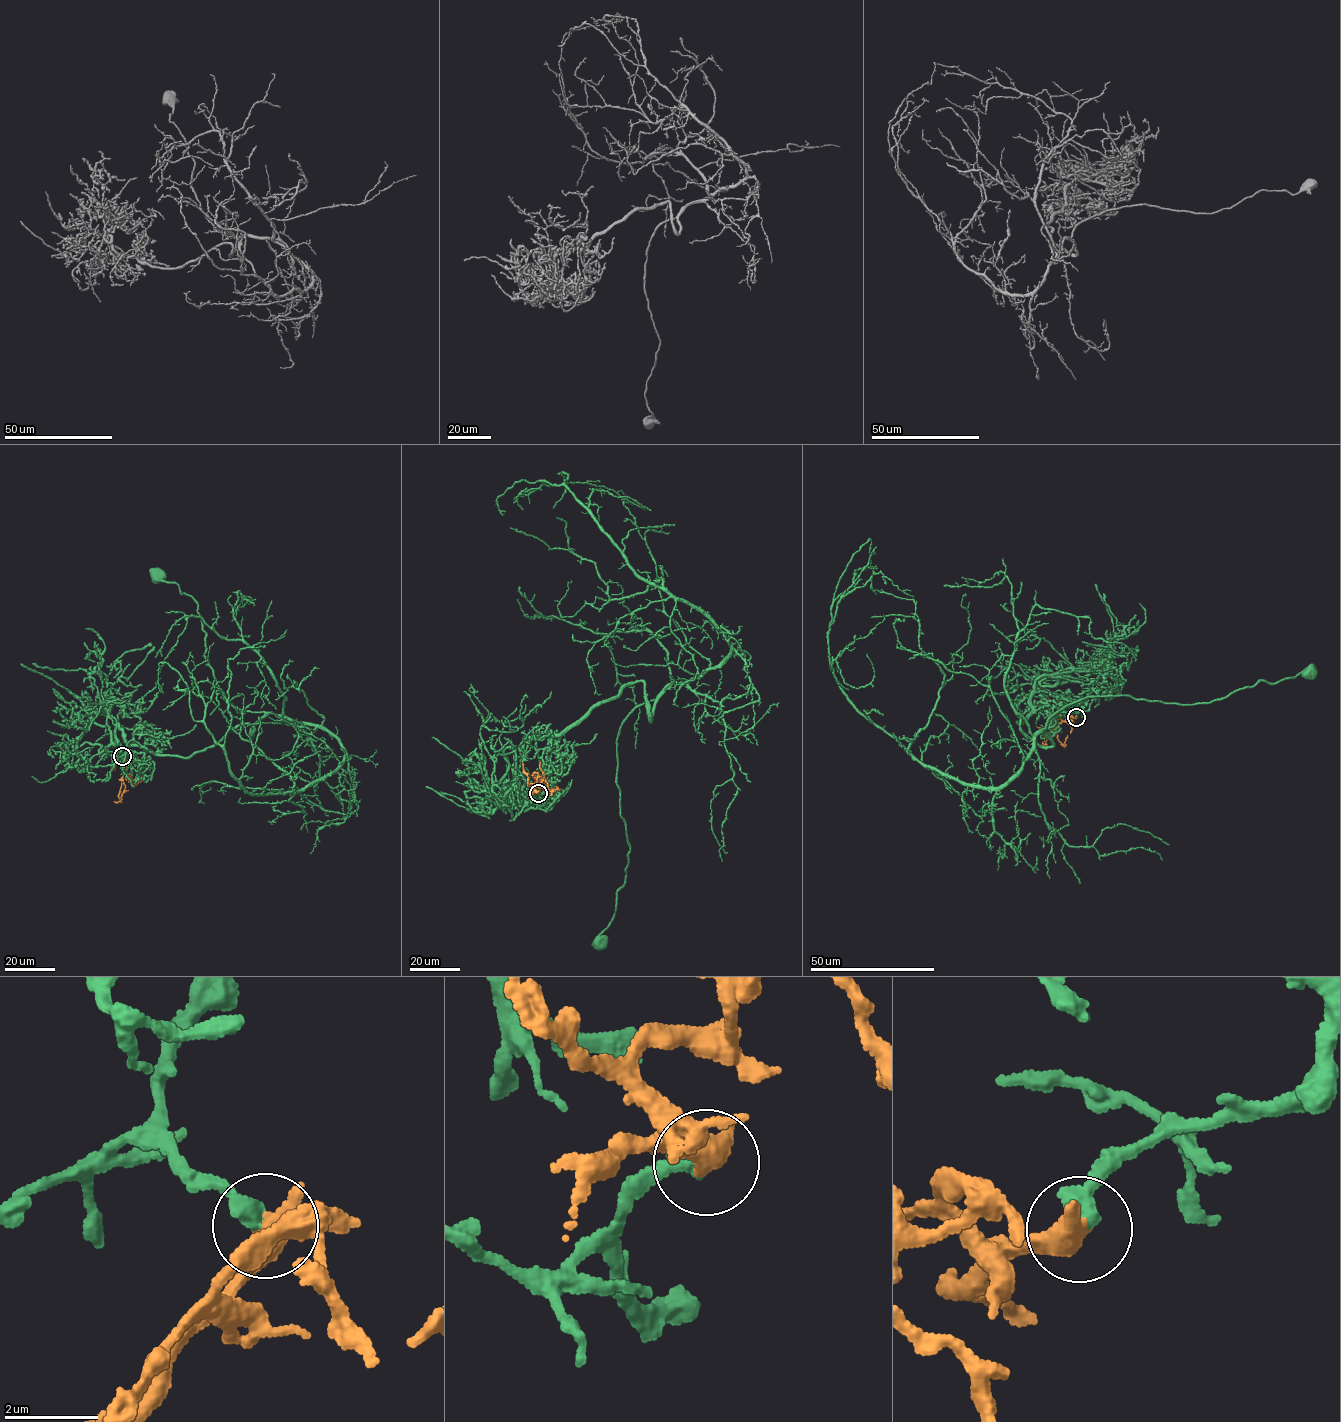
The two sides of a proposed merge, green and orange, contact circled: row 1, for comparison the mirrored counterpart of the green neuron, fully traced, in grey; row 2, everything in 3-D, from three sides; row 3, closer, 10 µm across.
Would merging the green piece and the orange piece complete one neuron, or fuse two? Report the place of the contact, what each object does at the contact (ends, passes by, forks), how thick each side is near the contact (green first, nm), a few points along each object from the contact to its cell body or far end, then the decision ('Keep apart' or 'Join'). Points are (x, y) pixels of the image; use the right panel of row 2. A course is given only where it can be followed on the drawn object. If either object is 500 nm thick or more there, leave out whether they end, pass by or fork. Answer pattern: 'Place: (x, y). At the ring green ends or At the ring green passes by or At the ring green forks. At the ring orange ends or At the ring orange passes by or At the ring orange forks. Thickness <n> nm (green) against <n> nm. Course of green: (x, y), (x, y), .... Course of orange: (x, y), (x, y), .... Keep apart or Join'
Place: (1076, 717). At the ring green ends. At the ring orange passes by. Thickness 360 nm (green) against 460 nm. Course of green: (1076, 717), (1047, 676), (1018, 723), (1050, 746), (1087, 697), (1211, 702), (1310, 668). Course of orange: (1076, 717), (1072, 719), (1069, 715), (1055, 728), (1062, 745), (1068, 735). Join

